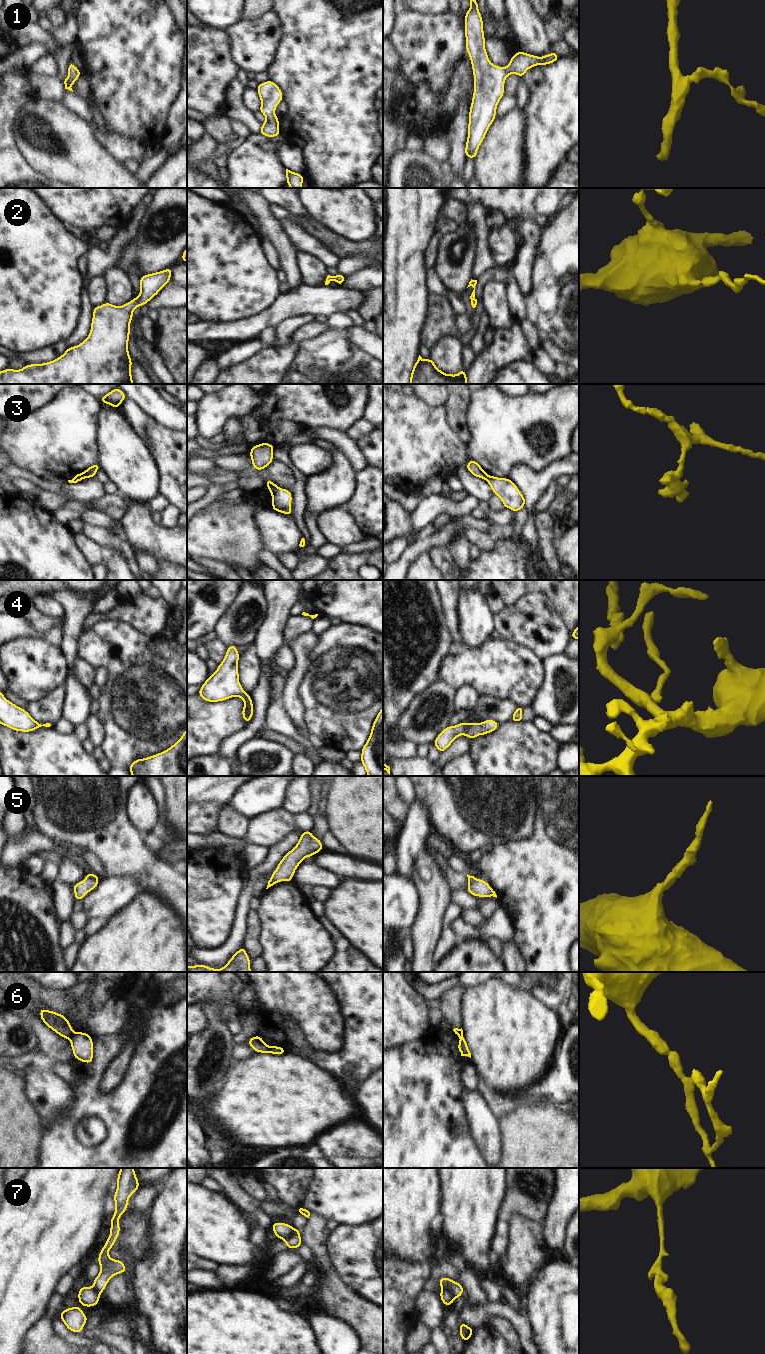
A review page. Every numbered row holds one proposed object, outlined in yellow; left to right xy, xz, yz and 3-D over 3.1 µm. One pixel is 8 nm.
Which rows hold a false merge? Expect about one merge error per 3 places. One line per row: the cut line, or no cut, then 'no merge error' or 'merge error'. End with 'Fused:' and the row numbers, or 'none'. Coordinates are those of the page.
1: no cut | no merge error
2: no cut | no merge error
3: xz (268, 486), (277, 487) | merge error
4: no cut | no merge error
5: no cut | no merge error
6: xy (75, 1033), (69, 1039) | merge error
7: yz (441, 1287), (445, 1288), (454, 1298) | merge error
Fused: 3, 6, 7

